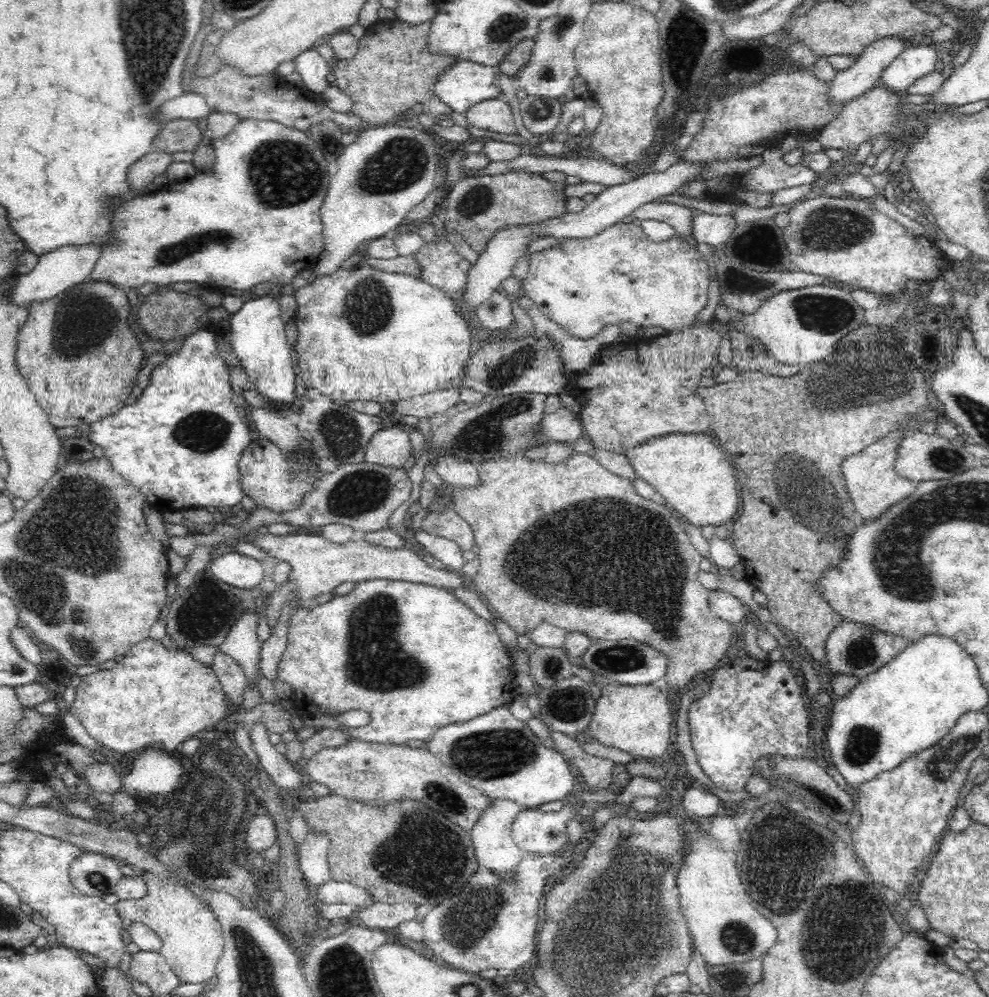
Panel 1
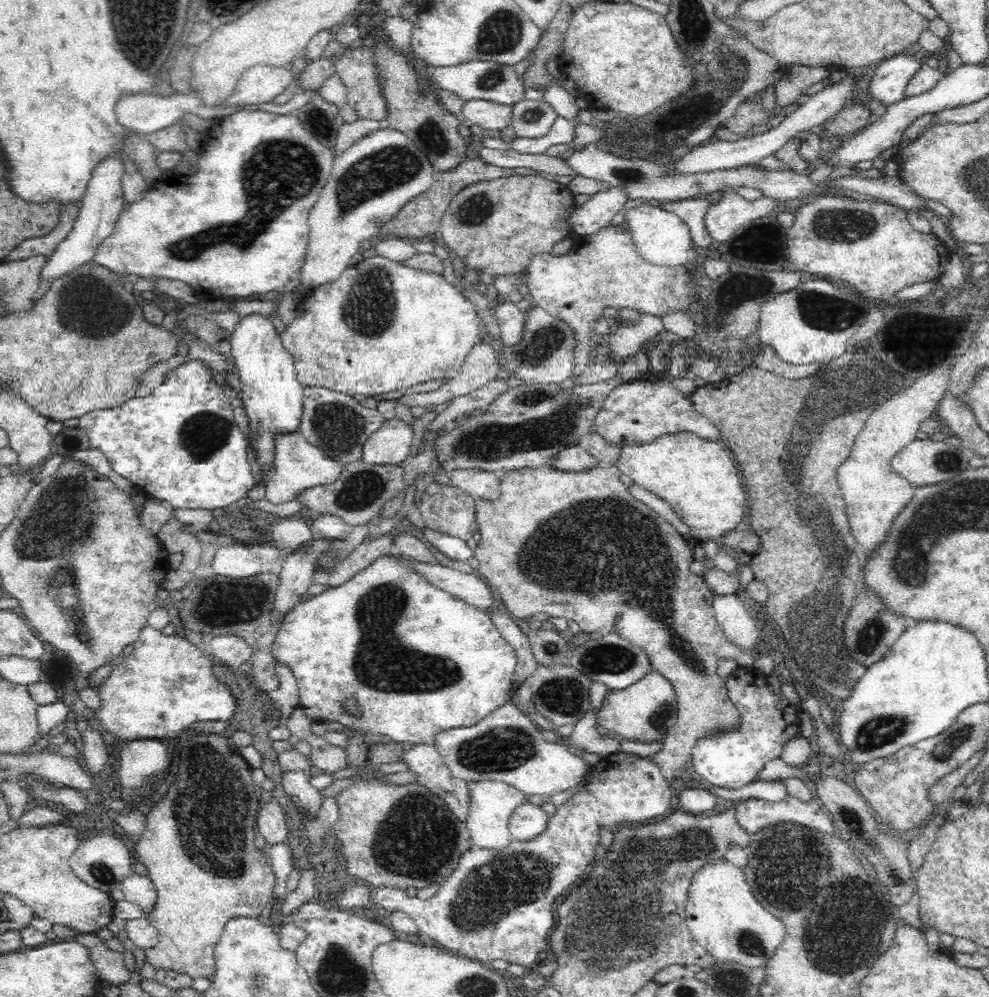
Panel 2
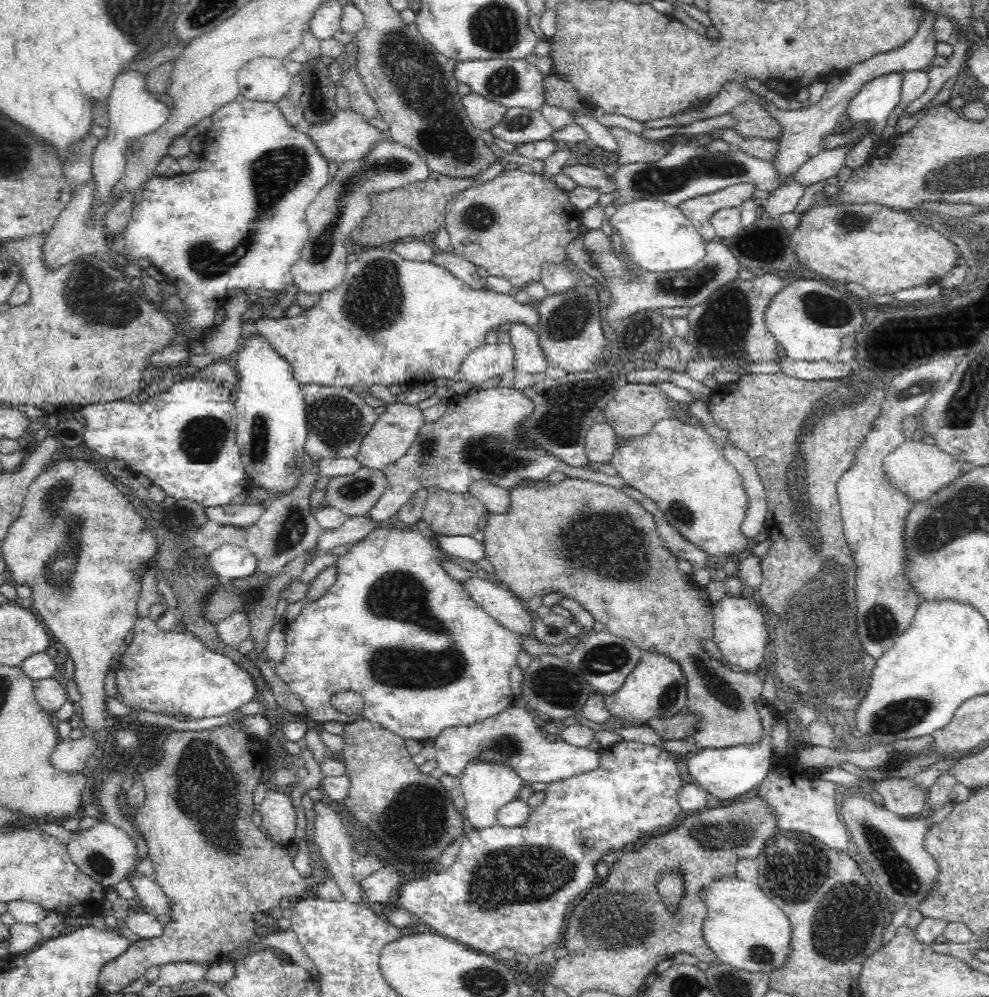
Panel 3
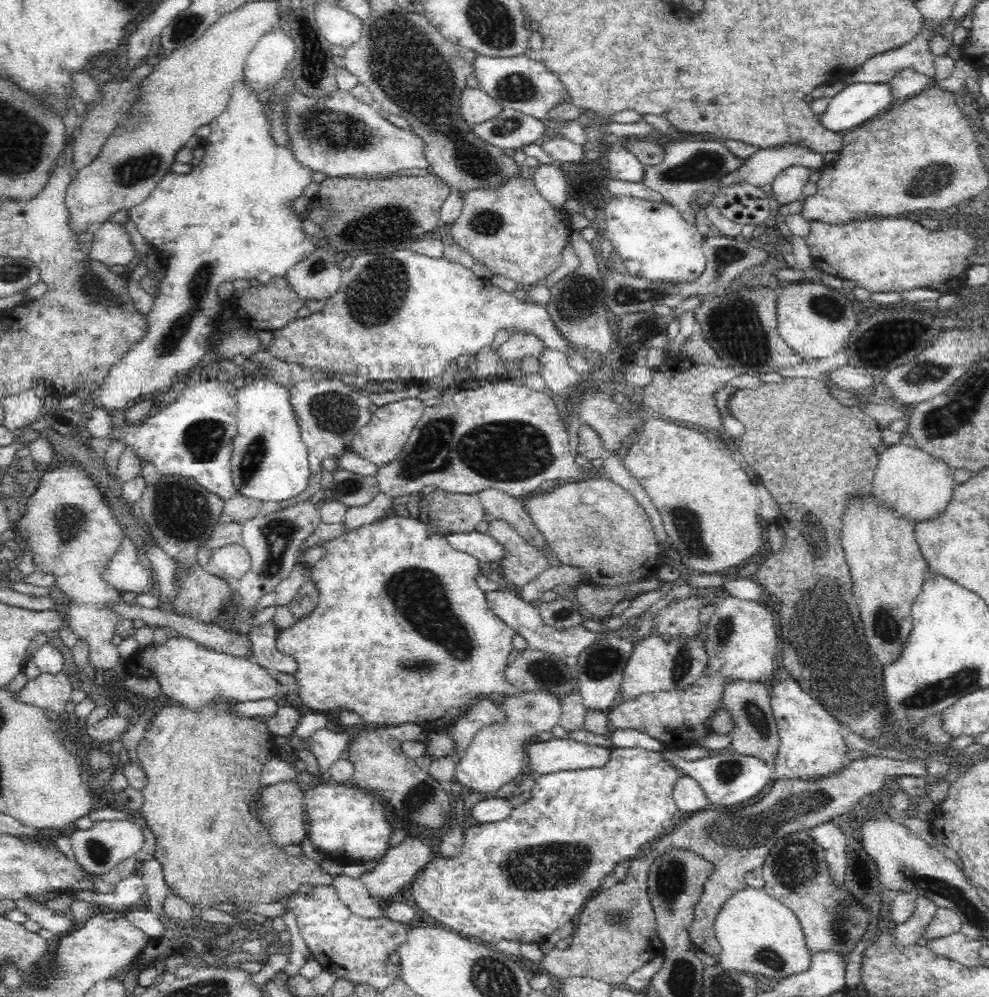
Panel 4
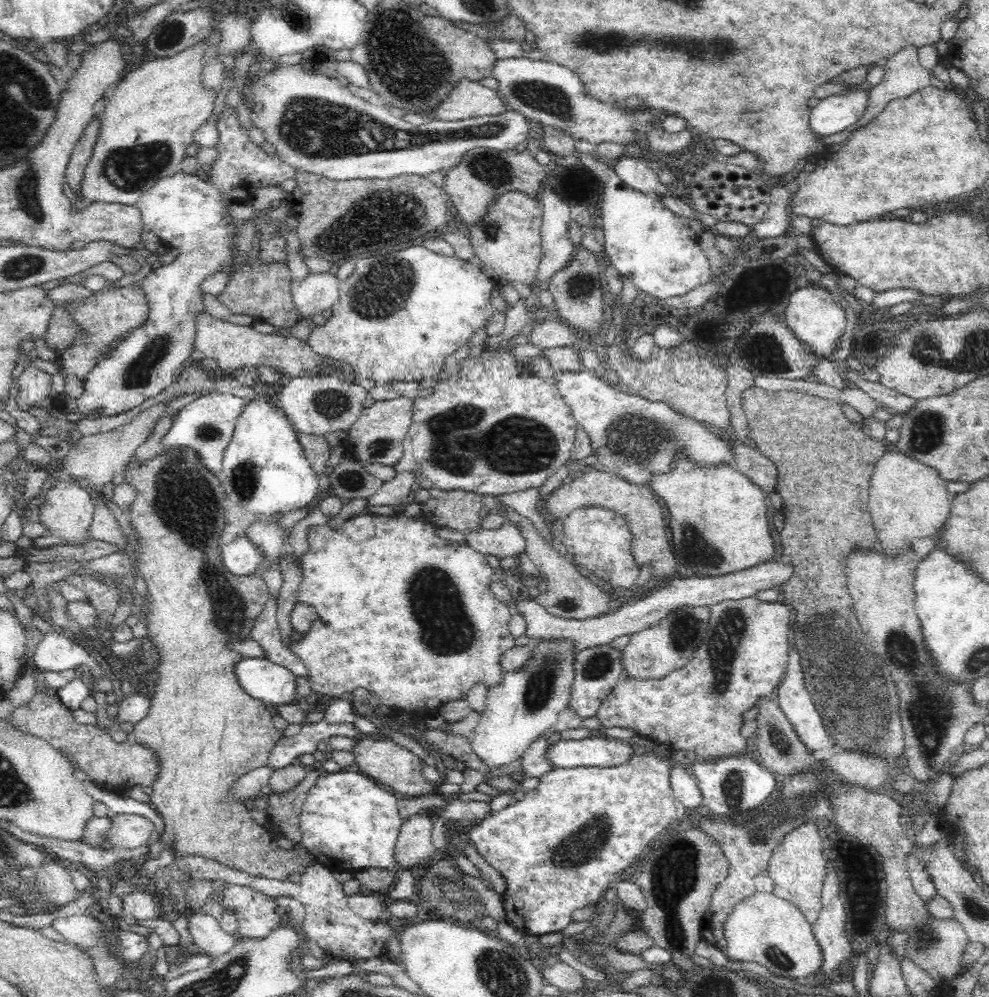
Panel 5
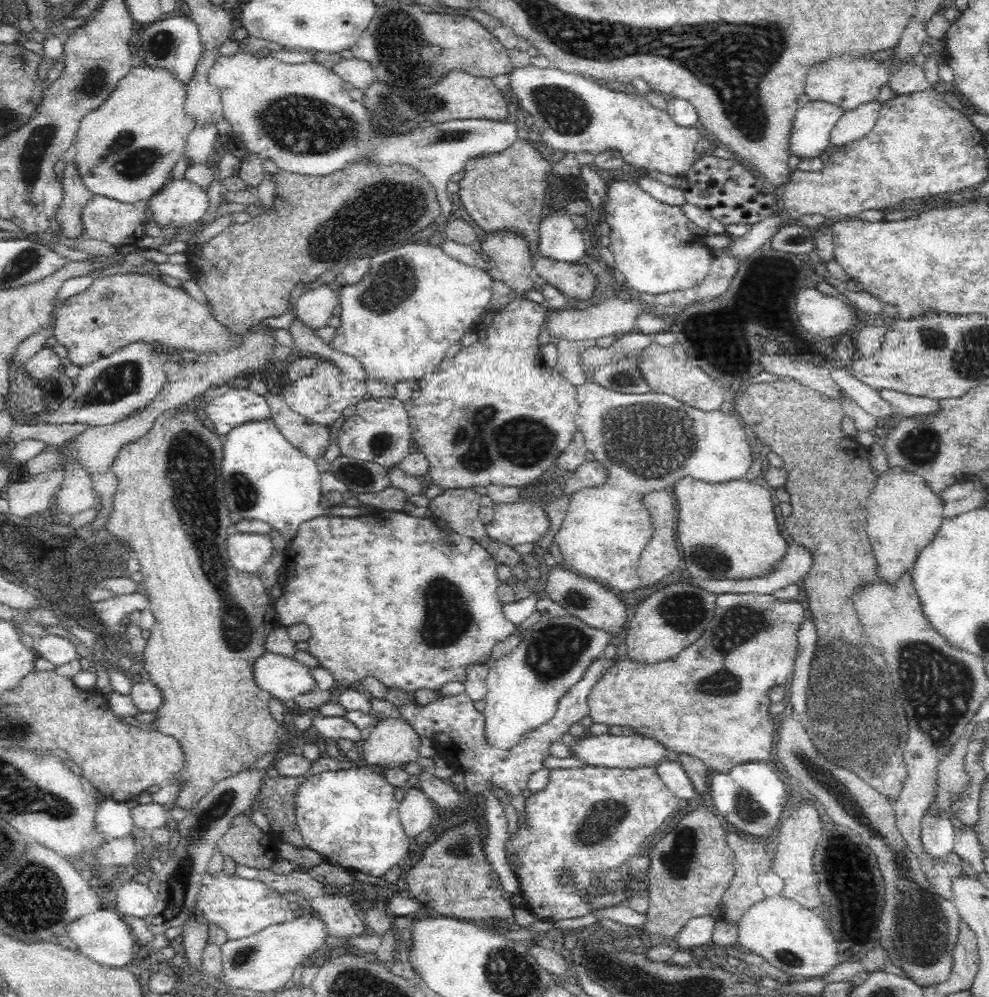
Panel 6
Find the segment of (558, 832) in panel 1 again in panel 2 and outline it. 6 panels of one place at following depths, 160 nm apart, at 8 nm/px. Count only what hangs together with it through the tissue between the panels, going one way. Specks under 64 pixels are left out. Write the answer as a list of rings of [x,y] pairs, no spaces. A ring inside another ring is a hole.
[[[524,802],[517,806],[508,820],[511,838],[525,841],[546,828],[547,814],[540,806]]]

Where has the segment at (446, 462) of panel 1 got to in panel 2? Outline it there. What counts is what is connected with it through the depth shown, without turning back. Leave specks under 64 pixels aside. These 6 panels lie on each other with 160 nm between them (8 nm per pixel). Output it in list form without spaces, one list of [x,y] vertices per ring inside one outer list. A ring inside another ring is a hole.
[[[457,469],[452,471],[452,483],[464,493],[476,499],[496,502],[500,498],[499,474],[480,469]]]

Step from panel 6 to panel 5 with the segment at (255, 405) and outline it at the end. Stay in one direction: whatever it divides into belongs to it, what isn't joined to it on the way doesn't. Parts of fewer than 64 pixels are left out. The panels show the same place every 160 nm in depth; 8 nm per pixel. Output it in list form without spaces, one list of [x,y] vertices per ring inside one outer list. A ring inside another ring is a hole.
[[[210,390],[207,394],[198,397],[196,400],[186,404],[179,410],[172,419],[172,426],[164,434],[160,446],[162,449],[178,445],[180,447],[192,447],[198,451],[200,459],[220,476],[222,480],[222,461],[223,452],[226,445],[230,442],[233,430],[239,414],[248,406],[248,399],[234,395],[232,392],[218,392]]]

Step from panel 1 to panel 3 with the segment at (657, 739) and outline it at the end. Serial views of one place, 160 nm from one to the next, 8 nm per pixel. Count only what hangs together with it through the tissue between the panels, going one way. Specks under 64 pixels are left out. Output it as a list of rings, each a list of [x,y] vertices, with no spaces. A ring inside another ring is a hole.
[[[650,649],[640,655],[622,687],[603,700],[612,717],[626,719],[634,725],[646,725],[650,719],[666,719],[686,712],[688,684],[682,665],[674,657],[660,653],[658,649]]]

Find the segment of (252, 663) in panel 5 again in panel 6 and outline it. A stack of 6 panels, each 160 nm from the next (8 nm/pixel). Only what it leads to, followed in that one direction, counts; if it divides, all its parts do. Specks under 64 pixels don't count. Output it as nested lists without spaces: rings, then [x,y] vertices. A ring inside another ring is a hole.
[[[268,651],[254,666],[257,684],[281,702],[317,689],[312,668],[294,657]]]

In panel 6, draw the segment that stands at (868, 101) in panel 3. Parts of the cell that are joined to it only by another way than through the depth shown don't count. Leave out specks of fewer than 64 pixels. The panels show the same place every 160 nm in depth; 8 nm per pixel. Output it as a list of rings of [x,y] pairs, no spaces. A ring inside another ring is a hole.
[[[806,102],[795,110],[785,146],[789,156],[800,160],[818,158],[830,144],[831,130],[843,110],[825,102]]]

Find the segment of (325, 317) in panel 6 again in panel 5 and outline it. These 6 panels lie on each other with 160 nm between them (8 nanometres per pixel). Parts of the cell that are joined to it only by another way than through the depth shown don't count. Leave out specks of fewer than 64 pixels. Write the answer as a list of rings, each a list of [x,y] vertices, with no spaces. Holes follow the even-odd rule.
[[[312,273],[302,281],[292,282],[292,298],[300,319],[320,316],[324,310],[332,308],[339,299],[337,276]]]

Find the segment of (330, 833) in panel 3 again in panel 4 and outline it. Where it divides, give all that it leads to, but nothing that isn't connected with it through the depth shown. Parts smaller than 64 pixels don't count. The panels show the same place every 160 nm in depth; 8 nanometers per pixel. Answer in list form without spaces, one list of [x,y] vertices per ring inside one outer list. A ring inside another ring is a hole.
[[[335,870],[332,885],[334,885],[341,901],[352,911],[352,914],[368,919],[383,916],[382,898],[371,895],[359,879]]]

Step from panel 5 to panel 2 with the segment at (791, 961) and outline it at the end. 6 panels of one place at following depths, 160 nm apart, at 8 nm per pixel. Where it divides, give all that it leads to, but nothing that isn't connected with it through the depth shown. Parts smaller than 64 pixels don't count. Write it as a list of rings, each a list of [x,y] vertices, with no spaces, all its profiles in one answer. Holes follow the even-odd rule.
[[[728,861],[708,864],[696,872],[688,890],[686,924],[694,940],[718,962],[734,962],[748,969],[764,968],[782,942],[782,920],[762,906],[746,882],[743,870]]]

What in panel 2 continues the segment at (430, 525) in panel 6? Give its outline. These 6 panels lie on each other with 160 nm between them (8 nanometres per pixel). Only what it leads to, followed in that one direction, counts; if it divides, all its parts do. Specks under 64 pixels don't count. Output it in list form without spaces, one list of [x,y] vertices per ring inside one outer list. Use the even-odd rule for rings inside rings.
[[[392,553],[380,555],[367,567],[354,573],[346,582],[332,589],[319,592],[309,597],[306,602],[297,604],[285,614],[280,630],[277,632],[273,642],[273,656],[276,662],[288,666],[298,682],[298,696],[300,697],[299,708],[304,710],[306,717],[311,722],[332,721],[340,723],[355,730],[372,731],[390,736],[395,742],[411,747],[418,744],[435,745],[437,734],[449,728],[462,728],[478,725],[485,717],[488,717],[498,708],[512,701],[513,691],[516,687],[514,674],[516,673],[517,658],[514,647],[500,634],[498,627],[492,622],[488,613],[468,605],[467,602],[459,600],[454,595],[434,586],[418,569],[410,567],[408,559],[402,554]],[[347,698],[354,698],[358,703],[363,718],[354,720],[344,709]]]

